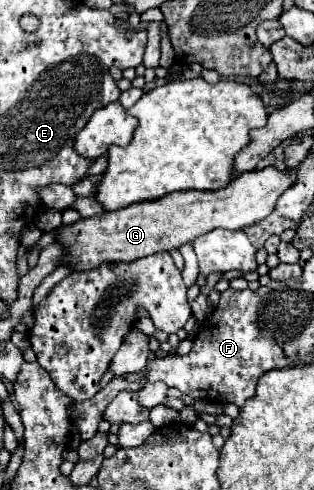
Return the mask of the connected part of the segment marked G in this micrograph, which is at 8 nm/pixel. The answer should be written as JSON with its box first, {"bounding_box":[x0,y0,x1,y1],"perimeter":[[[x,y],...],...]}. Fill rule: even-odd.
{"bounding_box":[56,167,298,271],"perimeter":[[[266,167],[238,175],[224,189],[174,191],[156,201],[142,201],[118,211],[80,219],[72,225],[60,225],[56,241],[70,245],[70,253],[62,257],[62,265],[70,271],[90,271],[106,261],[134,261],[152,253],[178,249],[216,227],[244,229],[272,213],[278,197],[296,181],[296,171],[298,169],[278,171],[276,167]]]}

